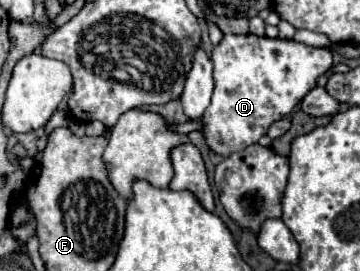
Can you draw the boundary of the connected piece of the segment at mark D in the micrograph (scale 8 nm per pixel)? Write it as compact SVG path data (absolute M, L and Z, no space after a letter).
M253 33L223 35L213 53L213 79L215 91L211 105L201 117L203 137L207 147L229 157L259 141L273 121L287 117L295 105L315 87L319 75L331 69L331 49L311 47L293 39L271 39Z

